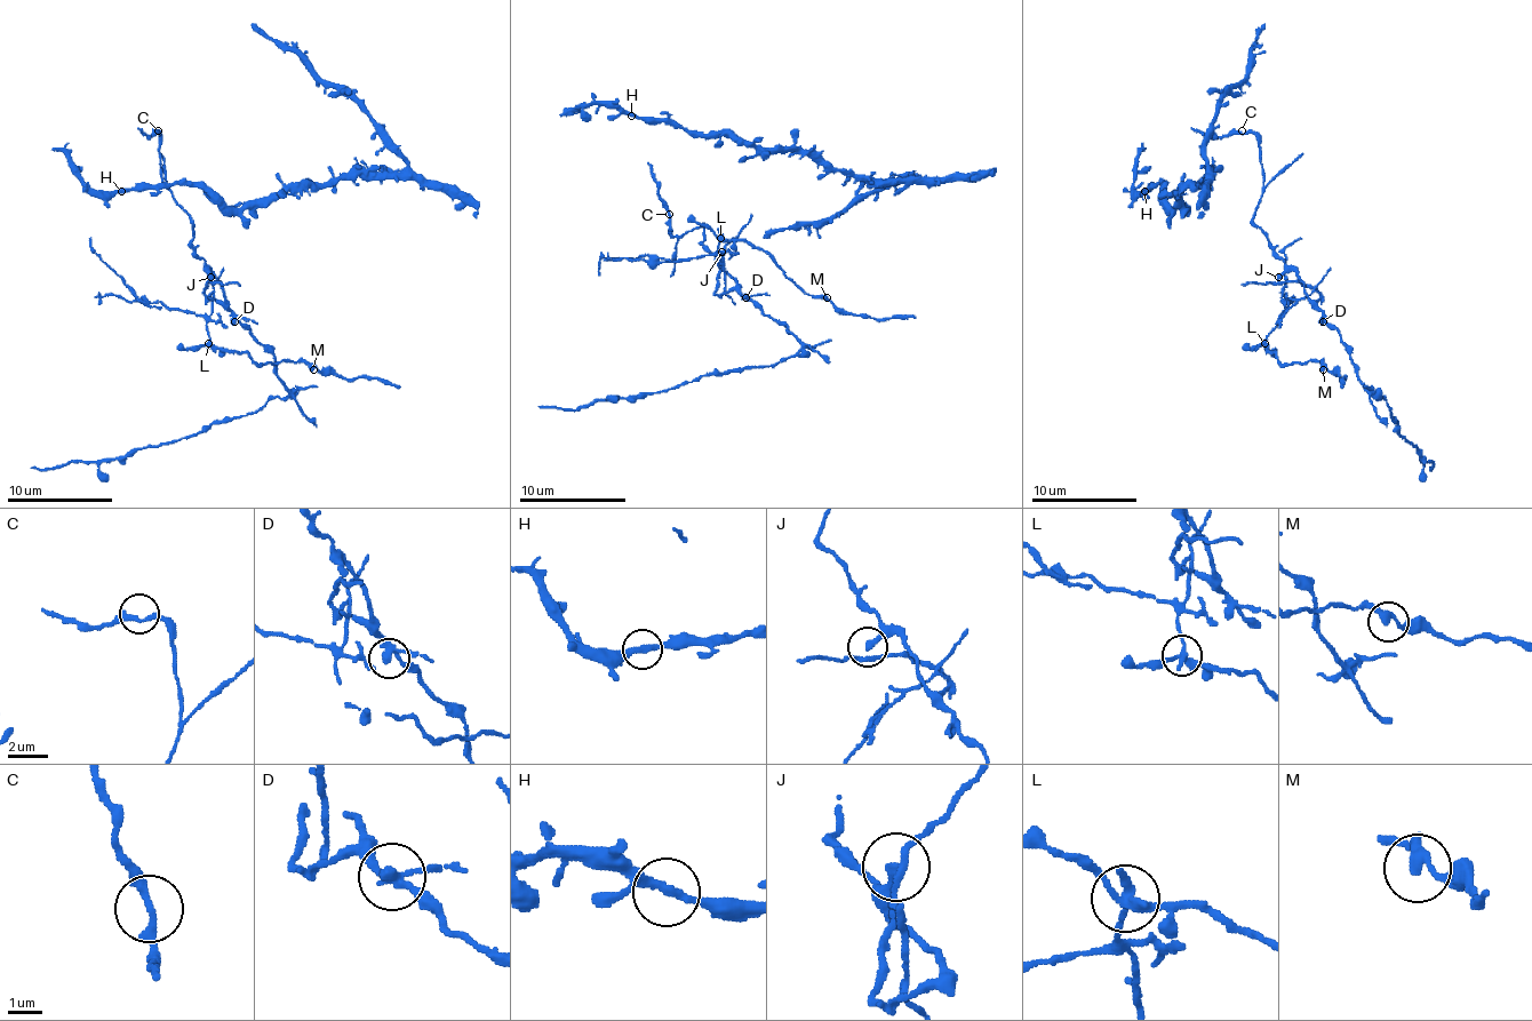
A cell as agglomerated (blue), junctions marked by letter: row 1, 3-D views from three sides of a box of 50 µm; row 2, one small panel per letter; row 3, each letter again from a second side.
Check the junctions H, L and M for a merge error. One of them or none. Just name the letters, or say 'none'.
L

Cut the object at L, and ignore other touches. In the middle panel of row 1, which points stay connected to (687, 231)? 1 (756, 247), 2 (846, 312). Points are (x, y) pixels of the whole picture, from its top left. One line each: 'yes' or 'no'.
1: no
2: no

